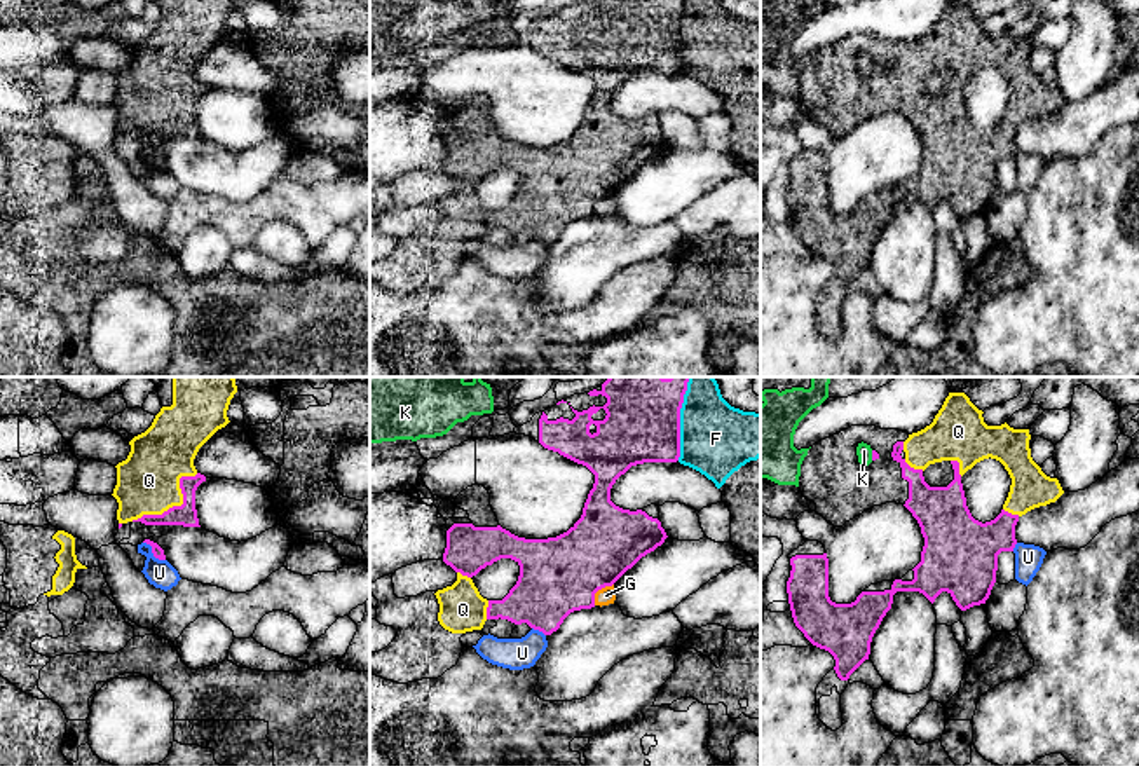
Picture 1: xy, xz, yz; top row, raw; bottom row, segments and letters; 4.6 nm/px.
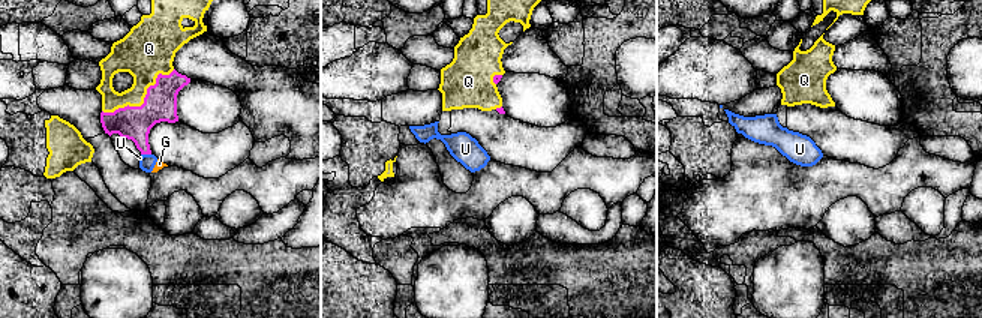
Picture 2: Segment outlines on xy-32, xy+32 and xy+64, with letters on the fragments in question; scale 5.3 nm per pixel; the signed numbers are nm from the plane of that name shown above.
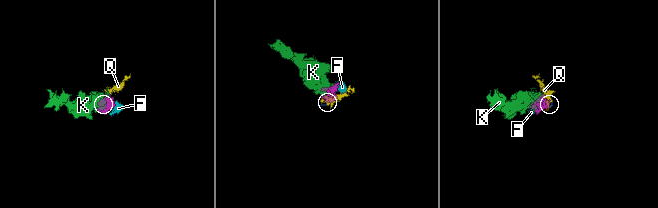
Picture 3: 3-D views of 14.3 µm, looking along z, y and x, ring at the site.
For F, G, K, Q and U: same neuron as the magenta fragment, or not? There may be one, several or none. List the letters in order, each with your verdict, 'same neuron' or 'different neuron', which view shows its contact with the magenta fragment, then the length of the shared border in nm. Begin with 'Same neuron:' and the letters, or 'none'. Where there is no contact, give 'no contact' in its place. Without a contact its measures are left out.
Same neuron: Q
F: different neuron | xz | 380 nm
G: different neuron | xz | 140 nm
K: different neuron | yz | 50 nm
Q: same neuron | xy | 380 nm
U: different neuron | xy | 140 nm

